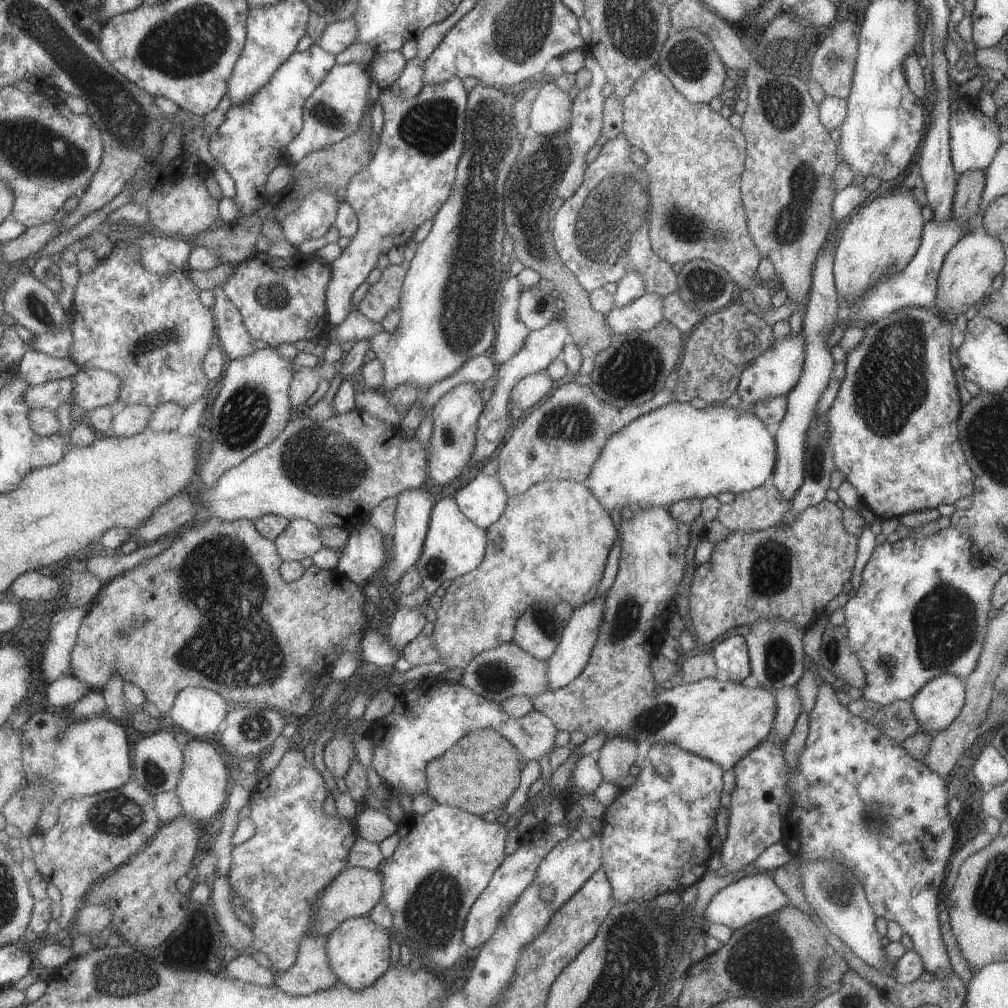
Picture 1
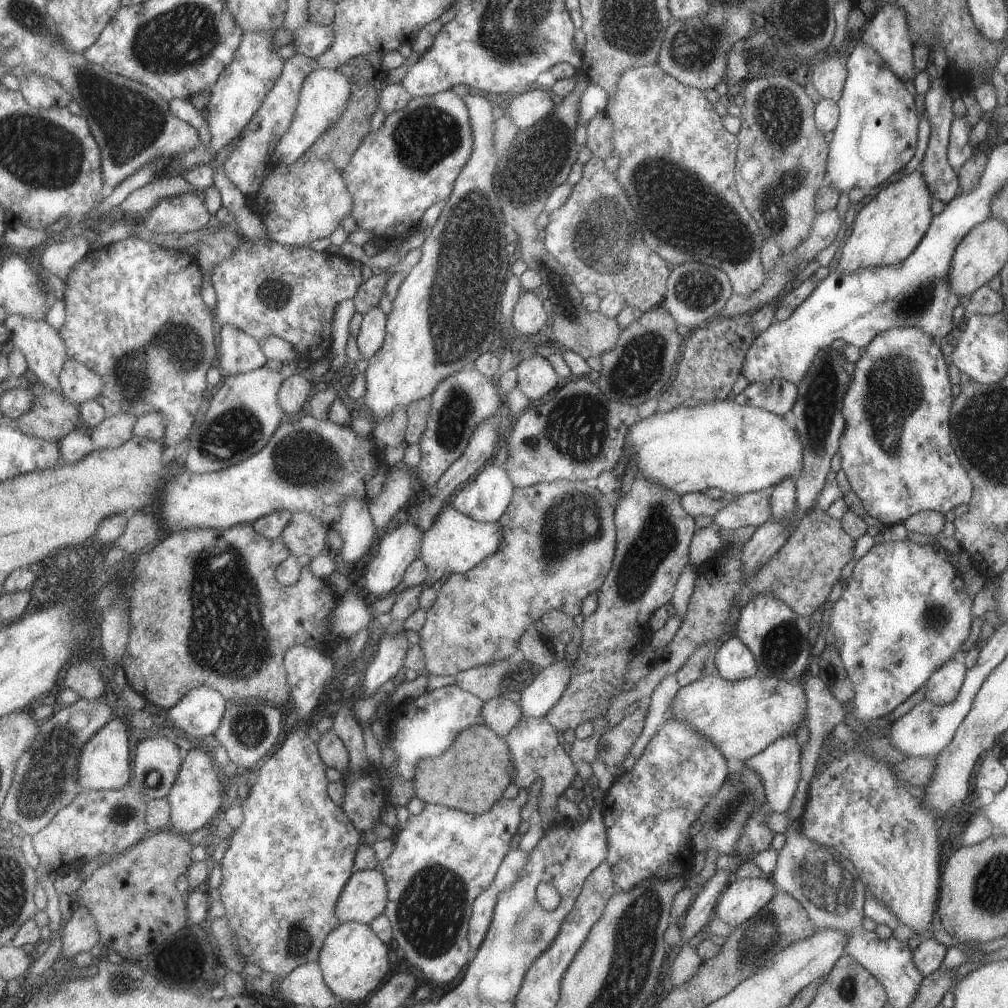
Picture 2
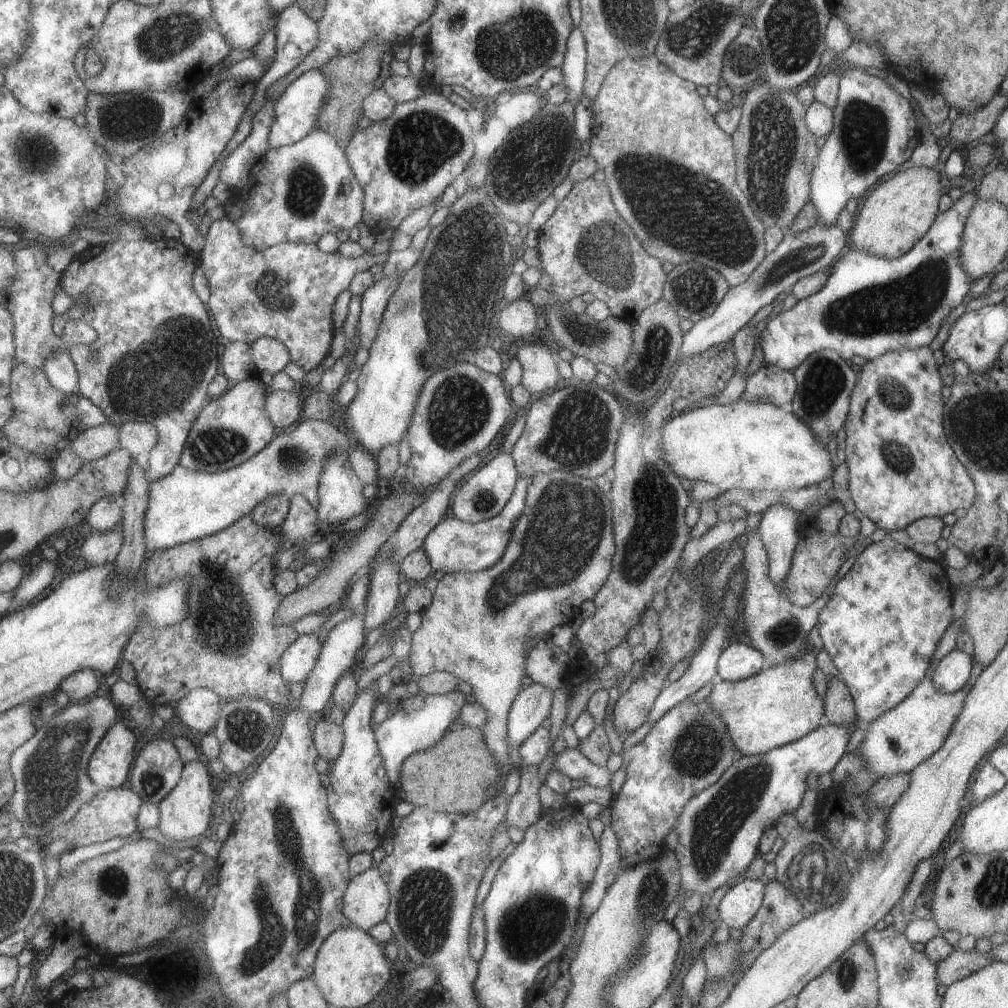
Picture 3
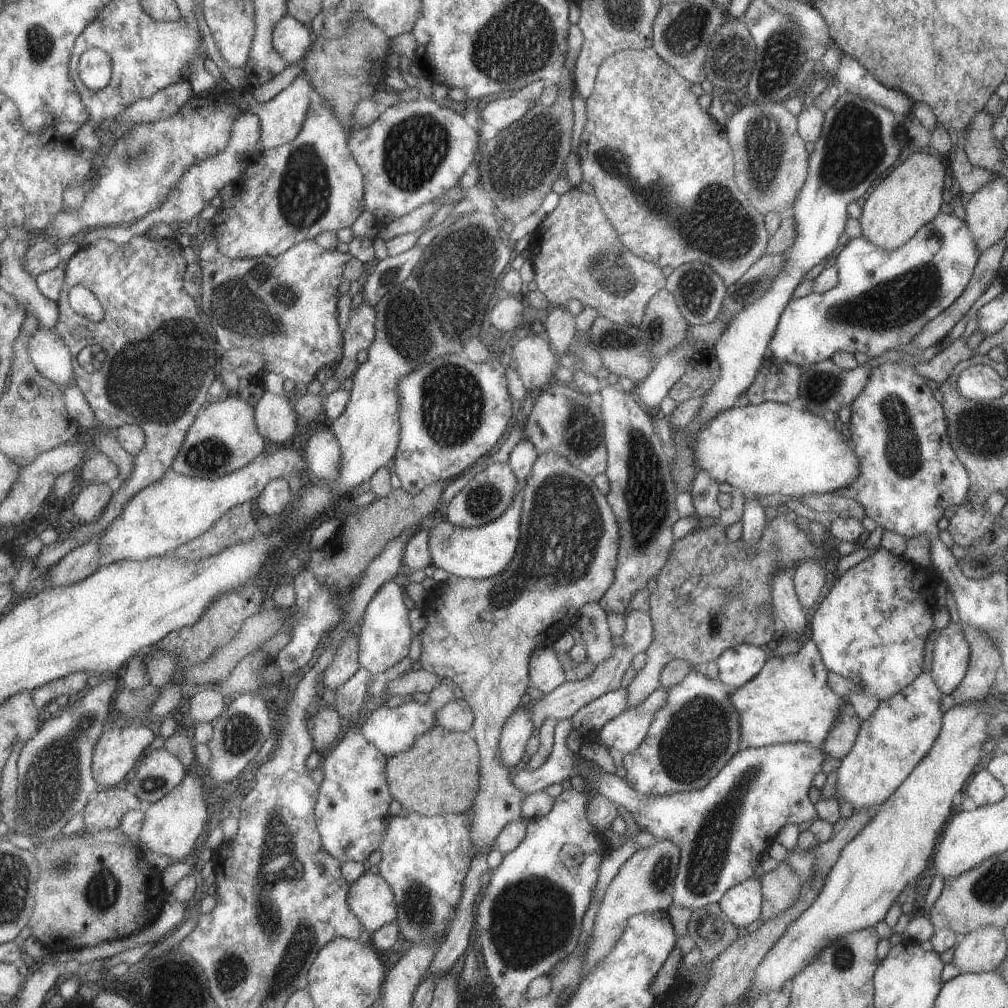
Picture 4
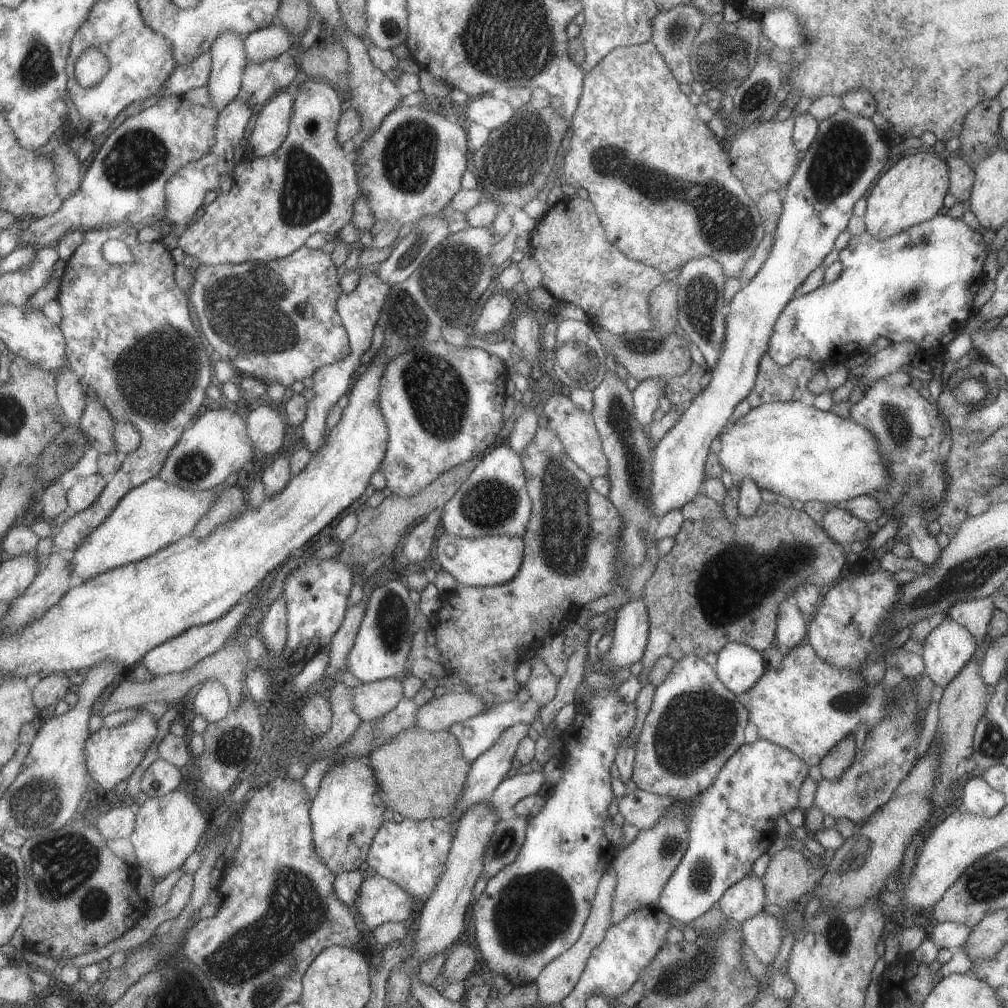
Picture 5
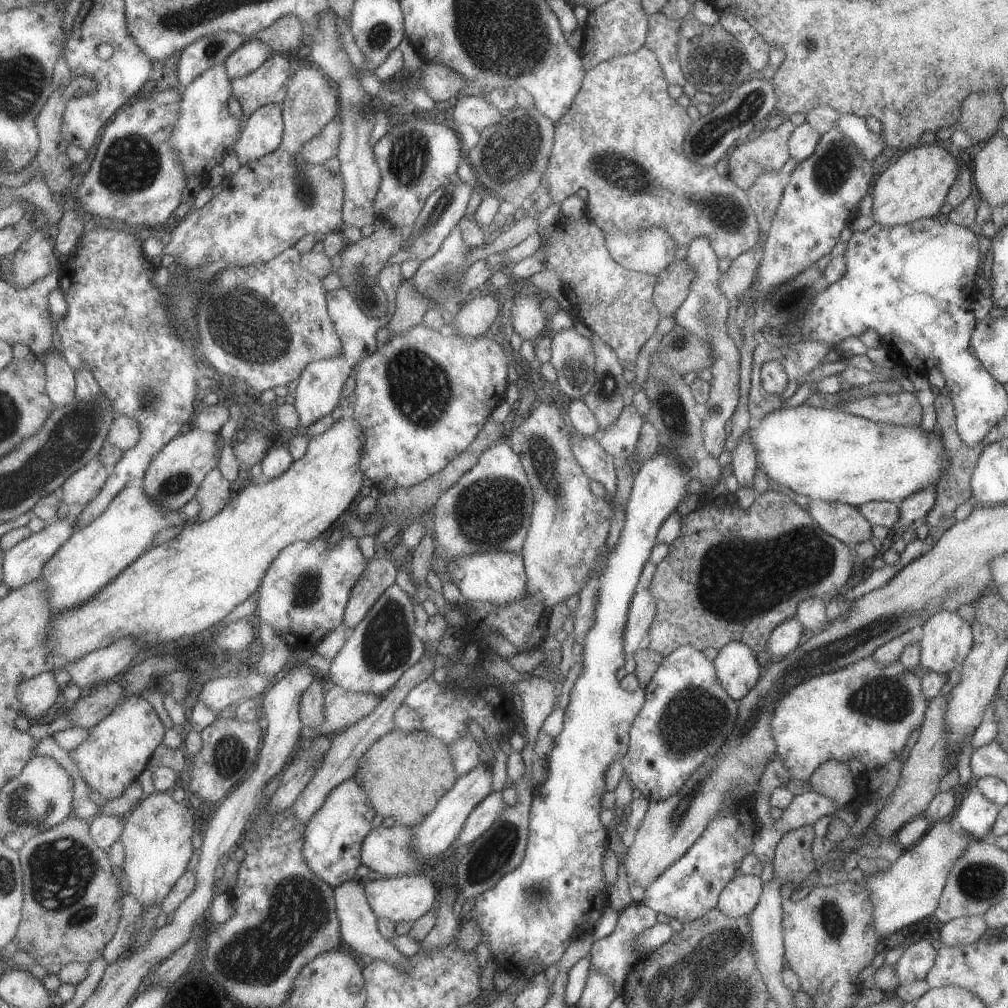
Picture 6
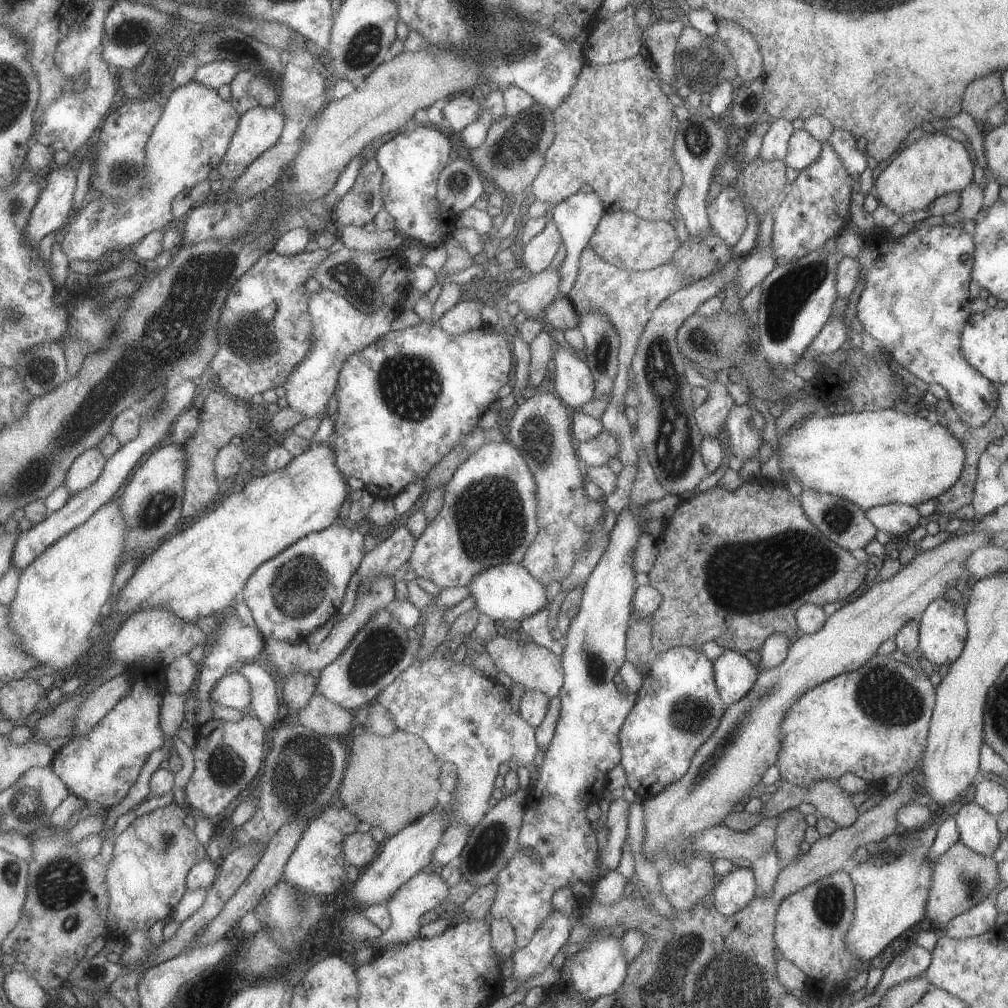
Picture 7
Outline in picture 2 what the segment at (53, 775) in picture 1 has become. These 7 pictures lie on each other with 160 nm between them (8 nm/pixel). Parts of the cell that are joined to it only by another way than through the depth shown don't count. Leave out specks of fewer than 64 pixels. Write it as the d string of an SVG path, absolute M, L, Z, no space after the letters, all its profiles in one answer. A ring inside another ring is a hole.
M119 718L112 719L105 728L99 730L91 742L83 748L79 762L79 784L84 789L113 790L121 789L134 783L134 769L131 768L131 744L129 744L129 730Z

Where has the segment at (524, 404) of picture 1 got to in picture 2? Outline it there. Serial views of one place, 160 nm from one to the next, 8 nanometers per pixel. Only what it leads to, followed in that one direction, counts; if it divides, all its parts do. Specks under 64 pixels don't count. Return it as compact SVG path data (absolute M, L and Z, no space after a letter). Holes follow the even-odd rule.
M546 356L527 358L521 361L517 368L519 370L518 388L531 402L541 400L545 394L563 382Z

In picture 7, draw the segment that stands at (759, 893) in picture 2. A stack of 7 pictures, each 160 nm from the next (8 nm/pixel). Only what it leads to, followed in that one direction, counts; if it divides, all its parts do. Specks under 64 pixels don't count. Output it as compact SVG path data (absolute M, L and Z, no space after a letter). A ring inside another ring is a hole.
M737 867L723 875L713 891L714 907L722 915L732 915L745 908L754 898L755 881L751 869Z

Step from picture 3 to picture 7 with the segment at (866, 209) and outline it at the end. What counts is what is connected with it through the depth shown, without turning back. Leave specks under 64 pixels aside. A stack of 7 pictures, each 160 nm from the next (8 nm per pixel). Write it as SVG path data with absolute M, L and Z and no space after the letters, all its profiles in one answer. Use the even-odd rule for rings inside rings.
M942 129L933 134L923 133L921 138L905 147L875 178L878 204L896 215L913 210L925 210L938 196L961 192L972 182L973 164L965 146L945 135Z

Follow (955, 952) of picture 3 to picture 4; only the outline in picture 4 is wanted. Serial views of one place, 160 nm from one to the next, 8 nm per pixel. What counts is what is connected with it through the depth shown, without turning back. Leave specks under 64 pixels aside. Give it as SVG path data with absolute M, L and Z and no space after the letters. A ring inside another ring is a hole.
M989 924L971 930L953 950L951 965L960 973L995 971L1006 958L1007 948L1004 930Z

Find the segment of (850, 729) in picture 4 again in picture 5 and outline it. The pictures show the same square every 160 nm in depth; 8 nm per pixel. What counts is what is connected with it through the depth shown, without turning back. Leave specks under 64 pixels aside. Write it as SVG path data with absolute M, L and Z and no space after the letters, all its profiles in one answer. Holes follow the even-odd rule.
M854 734L845 736L821 758L818 764L822 779L833 782L833 780L839 780L843 772L849 770L856 752L855 744L853 744L854 738Z

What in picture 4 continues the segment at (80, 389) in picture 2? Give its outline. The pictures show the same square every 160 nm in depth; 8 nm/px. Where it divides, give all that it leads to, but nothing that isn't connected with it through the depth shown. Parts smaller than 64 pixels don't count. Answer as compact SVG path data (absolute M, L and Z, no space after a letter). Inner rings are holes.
M39 328L33 334L27 352L29 352L31 360L37 366L37 370L42 372L47 379L53 380L53 382L59 384L62 388L75 383L76 372L72 362L72 353L69 346L67 346L67 342L61 339L57 328Z

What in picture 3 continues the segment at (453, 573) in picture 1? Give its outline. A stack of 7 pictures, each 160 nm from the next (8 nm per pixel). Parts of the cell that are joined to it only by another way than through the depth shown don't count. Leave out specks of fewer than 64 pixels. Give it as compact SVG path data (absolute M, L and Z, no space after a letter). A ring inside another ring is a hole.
M519 476L513 498L497 517L479 523L467 523L454 516L435 526L424 545L434 571L440 571L444 576L448 573L477 573L499 564L513 539L515 524L519 522L519 516L523 514L523 508L527 504L531 482L531 478Z

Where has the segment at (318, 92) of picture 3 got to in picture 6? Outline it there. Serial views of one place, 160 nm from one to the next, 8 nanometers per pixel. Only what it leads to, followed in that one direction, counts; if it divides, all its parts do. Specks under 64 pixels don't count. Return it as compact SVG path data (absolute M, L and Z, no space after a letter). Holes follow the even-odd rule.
M269 103L245 118L244 129L234 148L241 165L249 165L277 150L283 142L283 132L281 104Z

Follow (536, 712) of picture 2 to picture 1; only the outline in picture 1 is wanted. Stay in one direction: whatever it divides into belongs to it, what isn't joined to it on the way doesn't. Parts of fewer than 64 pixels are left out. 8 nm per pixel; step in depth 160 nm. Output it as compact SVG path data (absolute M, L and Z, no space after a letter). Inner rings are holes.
M596 595L590 601L572 608L557 652L550 658L550 669L548 670L550 689L567 686L587 664L591 649L597 640L598 628L602 621L604 598L605 596L600 597Z

